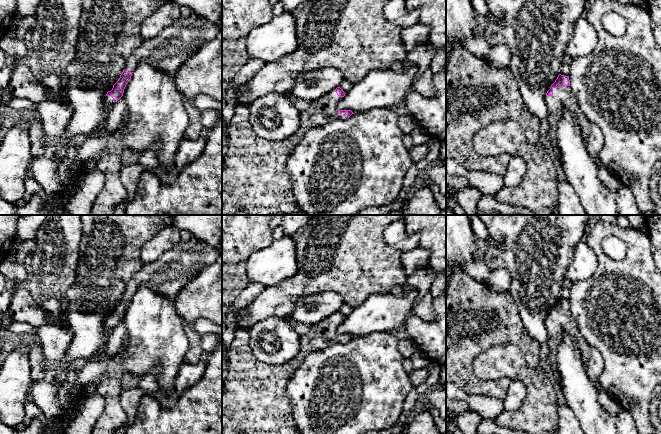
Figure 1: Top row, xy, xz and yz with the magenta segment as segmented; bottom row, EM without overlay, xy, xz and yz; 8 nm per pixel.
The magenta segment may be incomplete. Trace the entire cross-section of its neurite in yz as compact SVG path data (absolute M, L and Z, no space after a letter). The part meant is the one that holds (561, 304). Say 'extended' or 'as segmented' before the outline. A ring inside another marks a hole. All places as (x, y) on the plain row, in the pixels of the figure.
extended; M558 299L546 317L546 327L549 342L549 353L546 361L554 377L559 381L556 360L558 344L562 339L562 335L567 334L577 345L589 378L598 389L601 389L599 378L604 366L603 357L582 336L571 314L569 300Z

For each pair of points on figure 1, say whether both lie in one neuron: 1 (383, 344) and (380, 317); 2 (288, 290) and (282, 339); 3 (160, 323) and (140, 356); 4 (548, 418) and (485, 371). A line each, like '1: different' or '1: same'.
1: different
2: different
3: same
4: same

